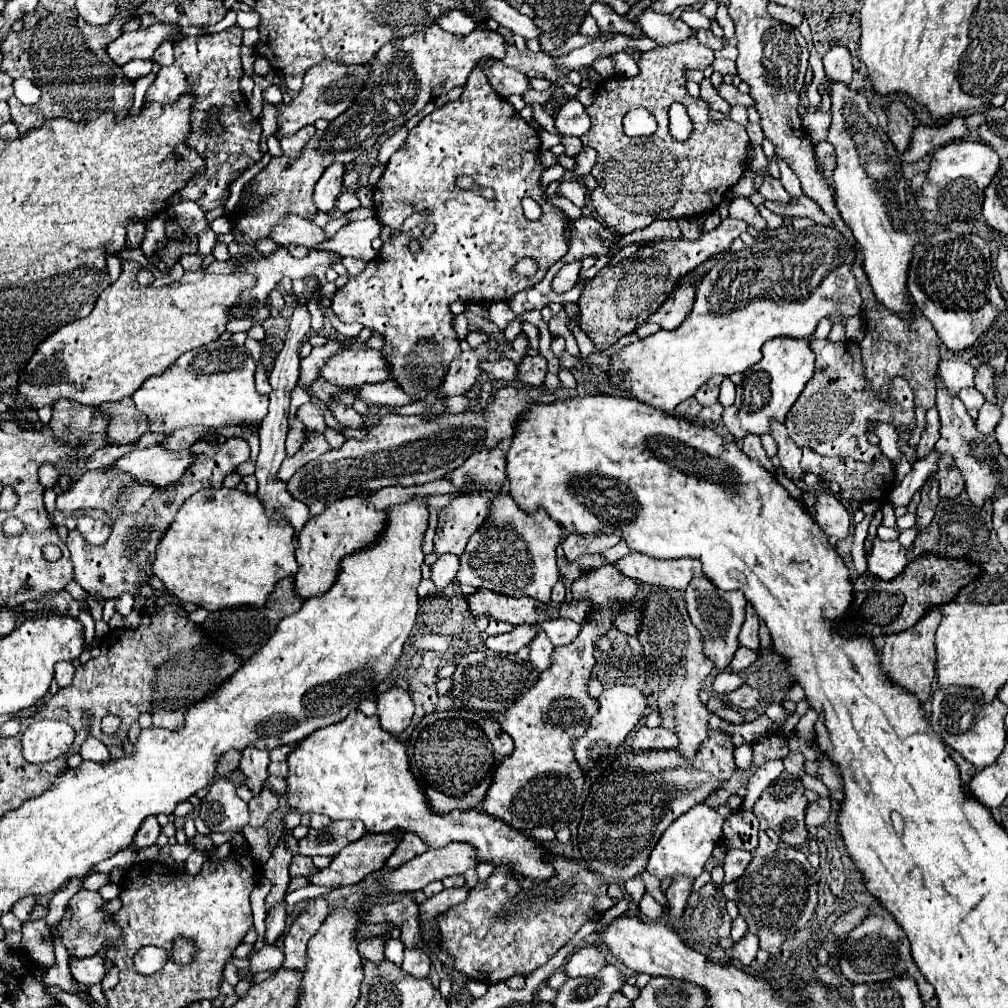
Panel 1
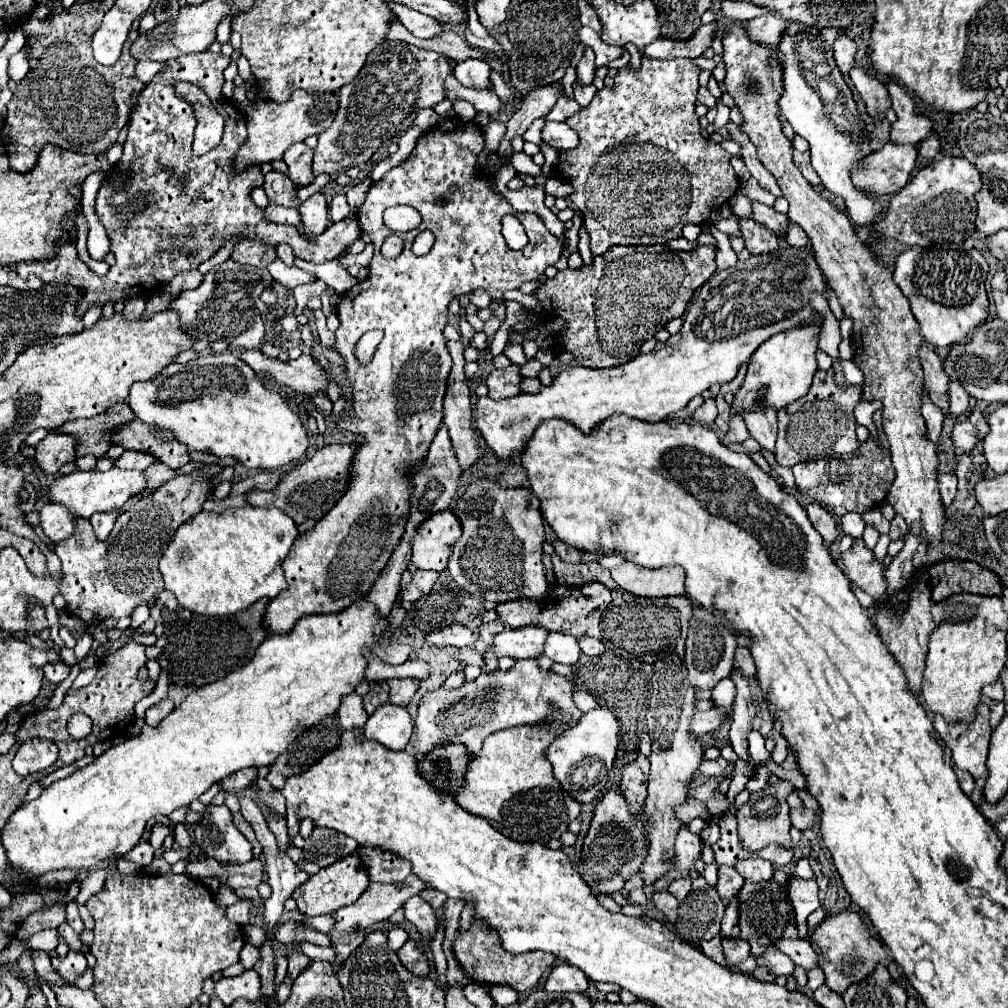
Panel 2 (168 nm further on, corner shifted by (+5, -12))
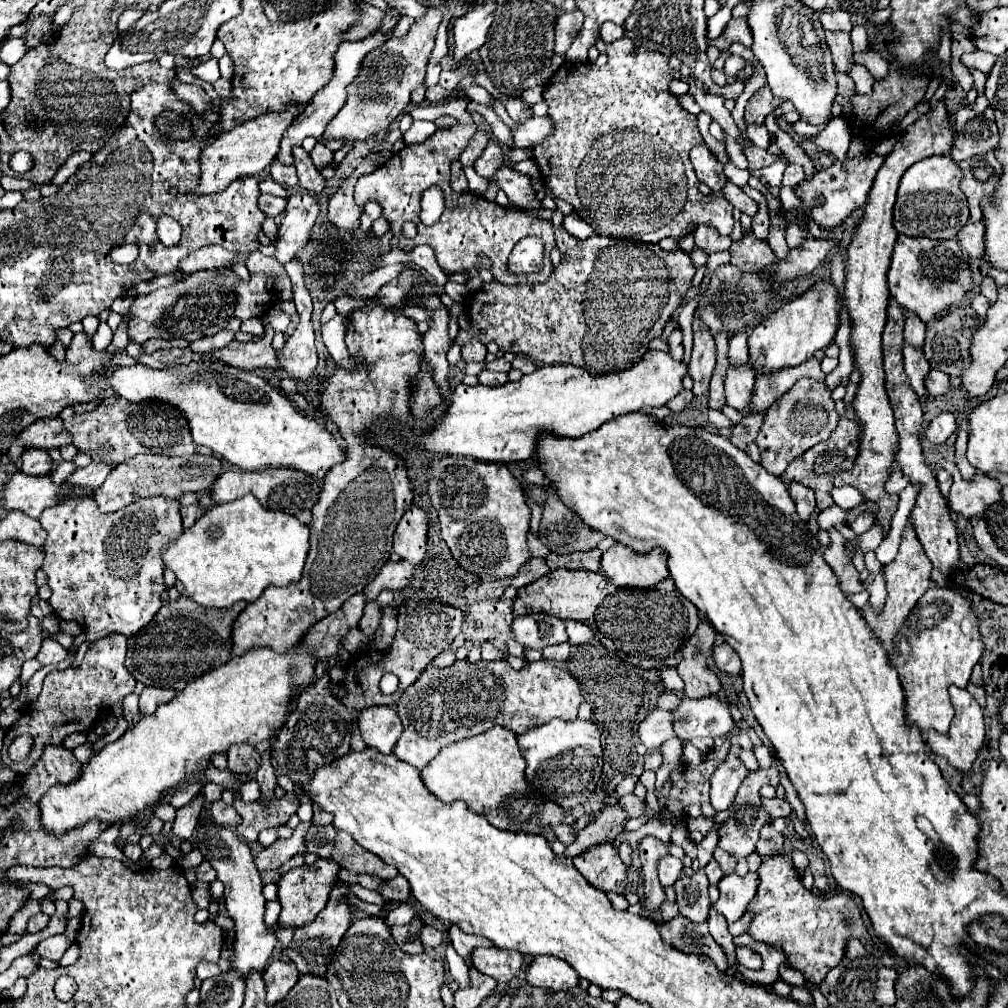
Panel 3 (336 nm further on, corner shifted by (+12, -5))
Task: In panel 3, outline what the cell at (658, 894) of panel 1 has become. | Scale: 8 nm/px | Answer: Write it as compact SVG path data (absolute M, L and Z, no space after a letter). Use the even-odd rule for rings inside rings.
M666 888L666 902L662 904L662 918L664 922L670 922L674 916L678 914L678 906L676 906L676 894L674 888Z

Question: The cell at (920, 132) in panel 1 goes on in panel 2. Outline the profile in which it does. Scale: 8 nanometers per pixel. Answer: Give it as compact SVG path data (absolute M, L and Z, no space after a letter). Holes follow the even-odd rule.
M889 141L883 149L865 157L863 167L853 169L853 183L871 195L897 193L909 181L917 151L915 145L897 145Z

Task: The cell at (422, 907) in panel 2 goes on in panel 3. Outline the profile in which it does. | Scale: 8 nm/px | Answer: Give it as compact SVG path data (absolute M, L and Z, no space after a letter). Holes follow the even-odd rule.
M432 926L422 928L422 944L424 944L424 946L430 946L430 948L440 946L440 944L442 944L442 932L438 932L438 930L432 928Z

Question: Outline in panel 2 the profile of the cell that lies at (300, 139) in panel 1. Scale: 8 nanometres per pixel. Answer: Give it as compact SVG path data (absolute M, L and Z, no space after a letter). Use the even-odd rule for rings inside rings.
M305 143L291 145L291 147L285 151L283 161L285 161L287 167L289 167L287 175L291 177L291 181L295 181L297 185L309 185L309 183L313 181L313 173L311 173L313 149L309 149Z

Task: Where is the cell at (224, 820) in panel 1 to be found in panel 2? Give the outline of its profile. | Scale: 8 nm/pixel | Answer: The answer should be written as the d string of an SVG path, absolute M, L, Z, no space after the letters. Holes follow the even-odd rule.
M209 805L193 835L207 857L237 865L251 859L251 843L235 829L233 815L225 805Z

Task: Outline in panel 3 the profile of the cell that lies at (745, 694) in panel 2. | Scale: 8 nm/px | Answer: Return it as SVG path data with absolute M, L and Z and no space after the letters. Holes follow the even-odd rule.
M732 746L730 754L726 758L726 762L712 774L712 792L710 792L710 804L714 808L714 812L722 812L726 810L734 798L736 798L736 790L742 784L742 780L746 778L744 774L748 772L746 766L738 760L738 752L740 746Z

